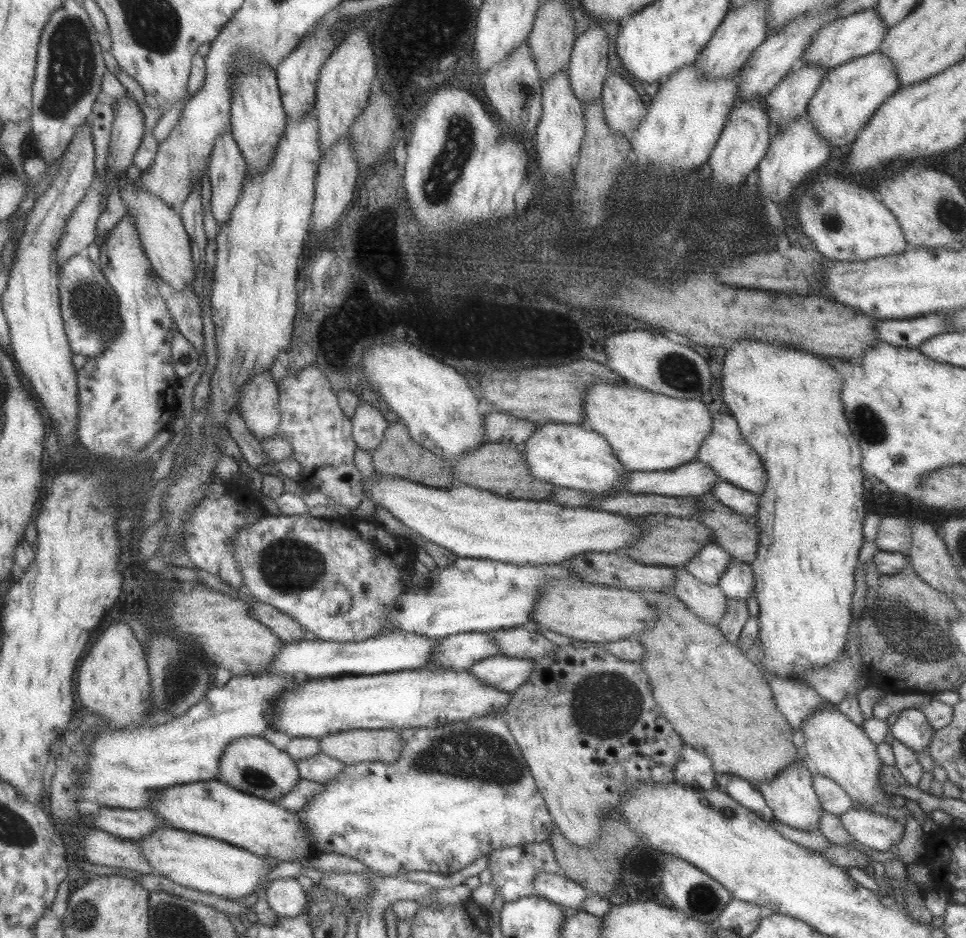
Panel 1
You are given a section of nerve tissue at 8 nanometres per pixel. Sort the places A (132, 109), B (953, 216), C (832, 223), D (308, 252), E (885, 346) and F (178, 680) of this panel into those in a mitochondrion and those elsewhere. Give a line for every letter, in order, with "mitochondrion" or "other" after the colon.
A: other
B: mitochondrion
C: other
D: other
E: other
F: mitochondrion

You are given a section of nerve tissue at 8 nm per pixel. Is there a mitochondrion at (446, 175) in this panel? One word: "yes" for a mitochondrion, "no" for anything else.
yes

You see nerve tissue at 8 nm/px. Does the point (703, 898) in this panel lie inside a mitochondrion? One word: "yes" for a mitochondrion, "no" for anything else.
yes

